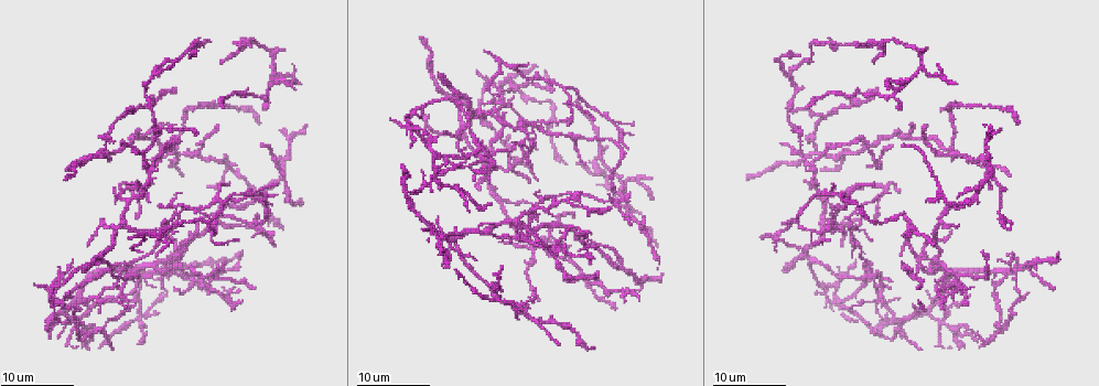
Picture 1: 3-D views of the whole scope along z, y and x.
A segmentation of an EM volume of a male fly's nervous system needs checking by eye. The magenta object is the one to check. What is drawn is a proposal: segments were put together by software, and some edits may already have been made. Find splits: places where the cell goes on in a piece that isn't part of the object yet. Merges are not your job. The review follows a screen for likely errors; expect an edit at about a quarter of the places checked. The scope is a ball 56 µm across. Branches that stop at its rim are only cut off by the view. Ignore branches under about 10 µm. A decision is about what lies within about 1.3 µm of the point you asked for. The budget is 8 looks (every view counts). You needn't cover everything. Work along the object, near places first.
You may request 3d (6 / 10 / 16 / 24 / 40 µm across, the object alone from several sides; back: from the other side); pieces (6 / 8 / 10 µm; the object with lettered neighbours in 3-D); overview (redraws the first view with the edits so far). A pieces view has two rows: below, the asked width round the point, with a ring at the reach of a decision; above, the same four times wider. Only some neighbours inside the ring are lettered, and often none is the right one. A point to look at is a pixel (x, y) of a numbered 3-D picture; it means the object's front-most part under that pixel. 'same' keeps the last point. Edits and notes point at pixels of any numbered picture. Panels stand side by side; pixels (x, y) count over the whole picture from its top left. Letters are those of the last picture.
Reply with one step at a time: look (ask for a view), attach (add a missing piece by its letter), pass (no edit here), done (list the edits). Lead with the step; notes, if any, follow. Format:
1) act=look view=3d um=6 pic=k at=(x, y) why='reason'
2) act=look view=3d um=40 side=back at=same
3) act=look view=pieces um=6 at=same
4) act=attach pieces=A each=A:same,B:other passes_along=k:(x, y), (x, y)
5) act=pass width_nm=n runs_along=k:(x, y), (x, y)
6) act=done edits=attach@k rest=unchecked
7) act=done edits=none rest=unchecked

act=look view=3d um=24 pic=1 at=(528, 202) why='thin end'

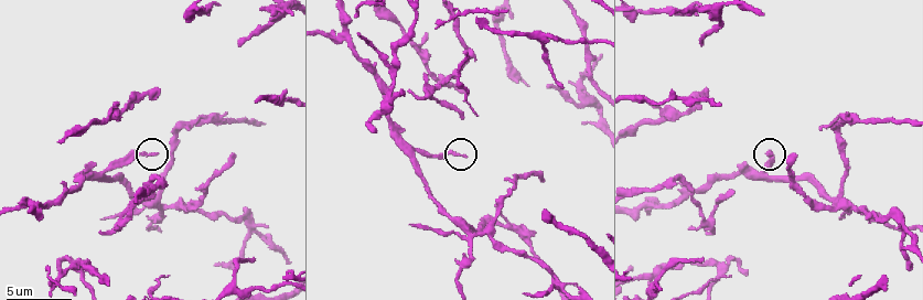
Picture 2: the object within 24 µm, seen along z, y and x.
act=look view=pieces um=10 pic=2 at=(463, 156)

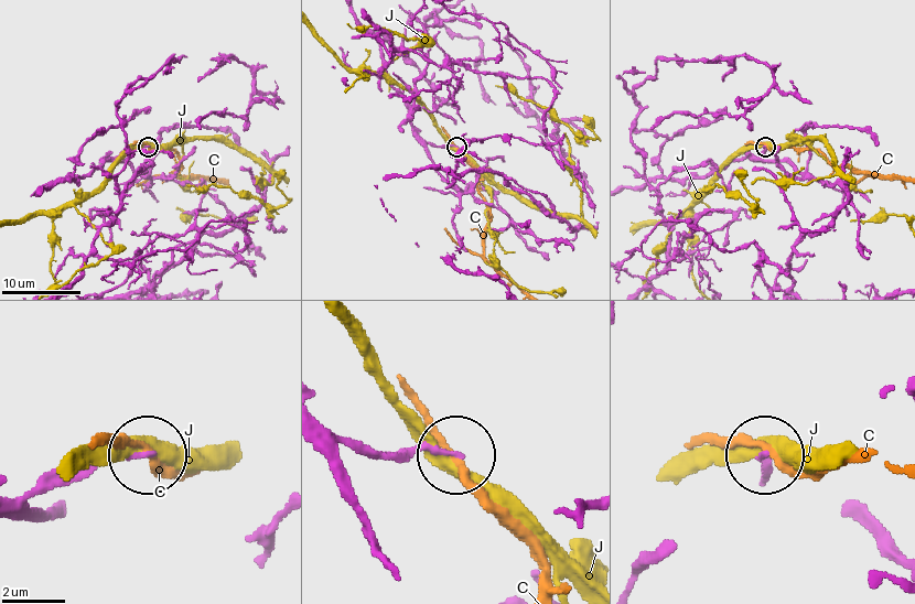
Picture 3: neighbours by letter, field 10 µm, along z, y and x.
act=pass each=C:other,J:other runs_along=3:(381, 57), (413, 130), (437, 146), (455, 147) found='no lettered piece goes on from it'

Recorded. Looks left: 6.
act=look view=3d um=24 pic=1 at=(902, 146) why='thick end'

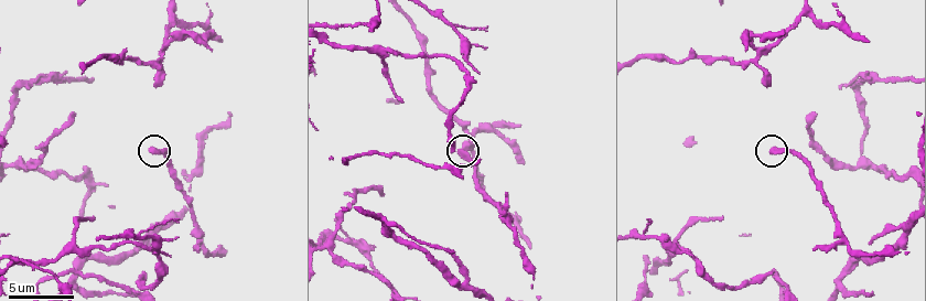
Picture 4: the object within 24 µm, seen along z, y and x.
act=look view=pieces um=8 pic=4 at=(461, 151)

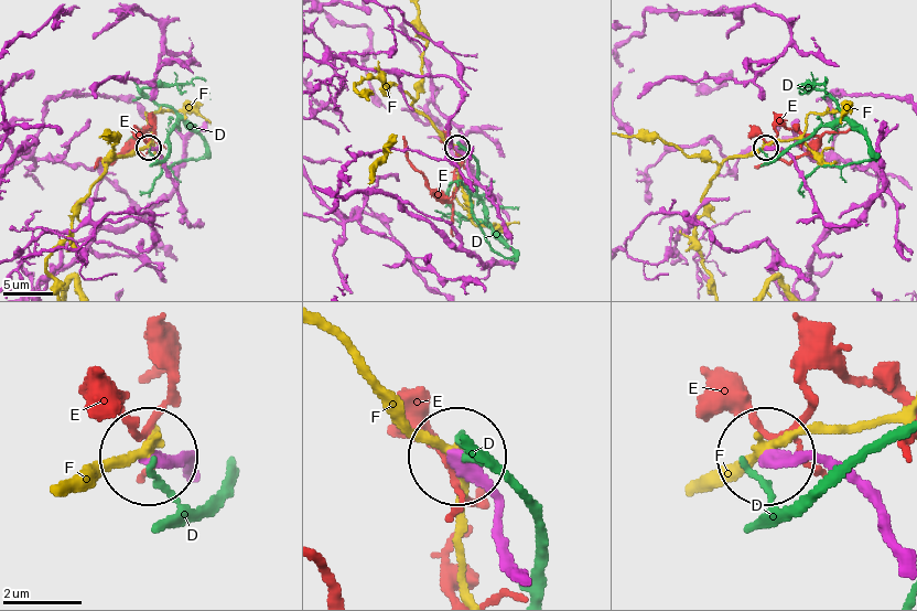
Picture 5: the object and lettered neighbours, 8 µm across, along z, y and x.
act=pass each=D:other,E:other,F:other found='no lettered piece goes on from it'

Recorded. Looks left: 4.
act=look view=3d um=24 pic=1 at=(1009, 175) why='branch stops here'

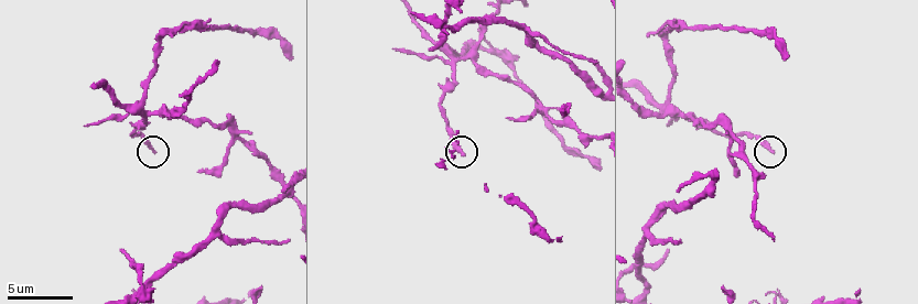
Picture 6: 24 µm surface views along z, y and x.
act=look view=pieces um=6 pic=6 at=(773, 153)

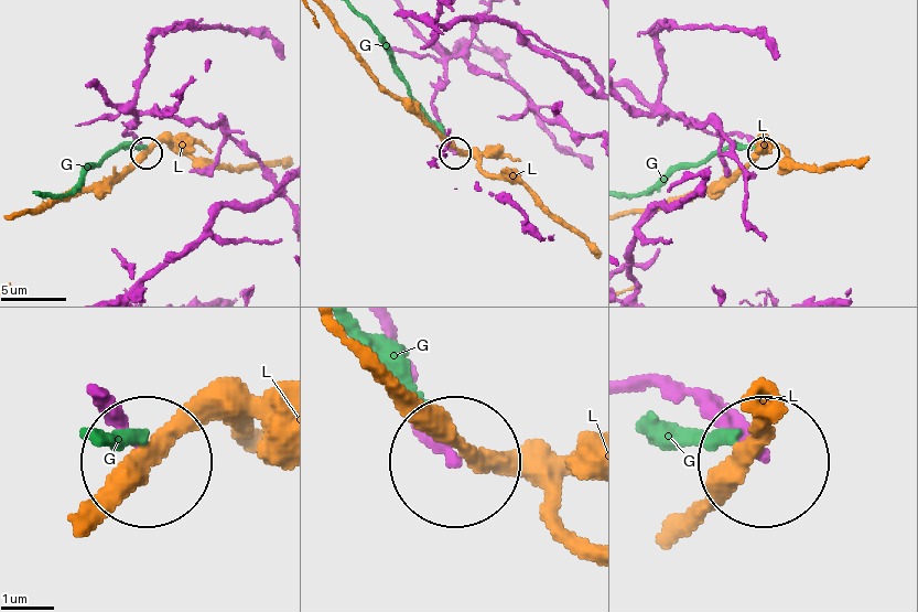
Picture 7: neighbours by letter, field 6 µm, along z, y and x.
act=pass width_nm=200 each=G:other,L:other runs_along=7:(633, 385), (699, 403), (760, 455) found='none of them fits'

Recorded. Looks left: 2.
act=look view=3d um=10 pic=2 at=(706, 90) why='free end'

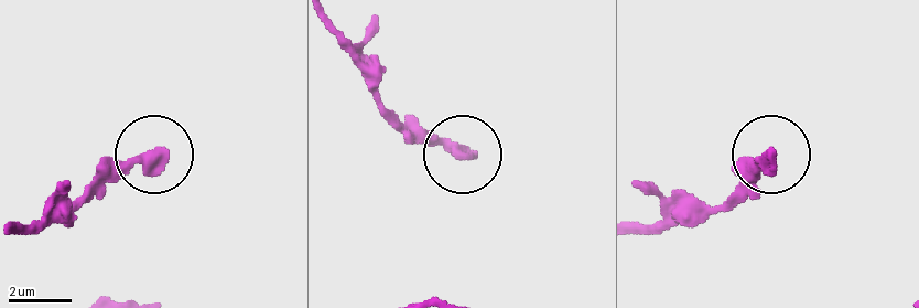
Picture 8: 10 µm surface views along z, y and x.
act=look view=pieces um=8 pic=8 at=(161, 156)

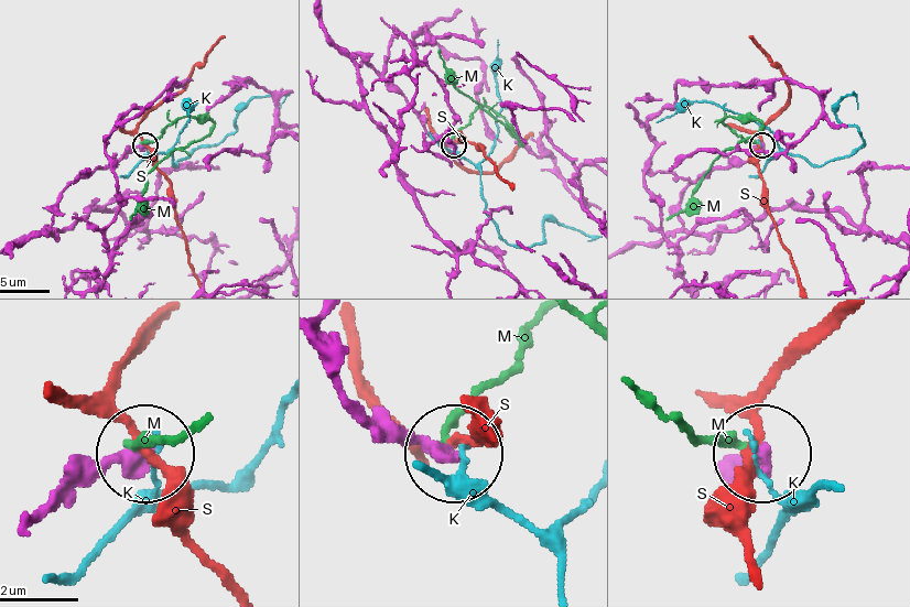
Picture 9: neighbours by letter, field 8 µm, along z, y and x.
act=pass width_nm=410 each=K:other,M:other,S:other found='no lettered piece goes on from it'

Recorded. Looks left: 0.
act=done edits=none rest=unchecked

